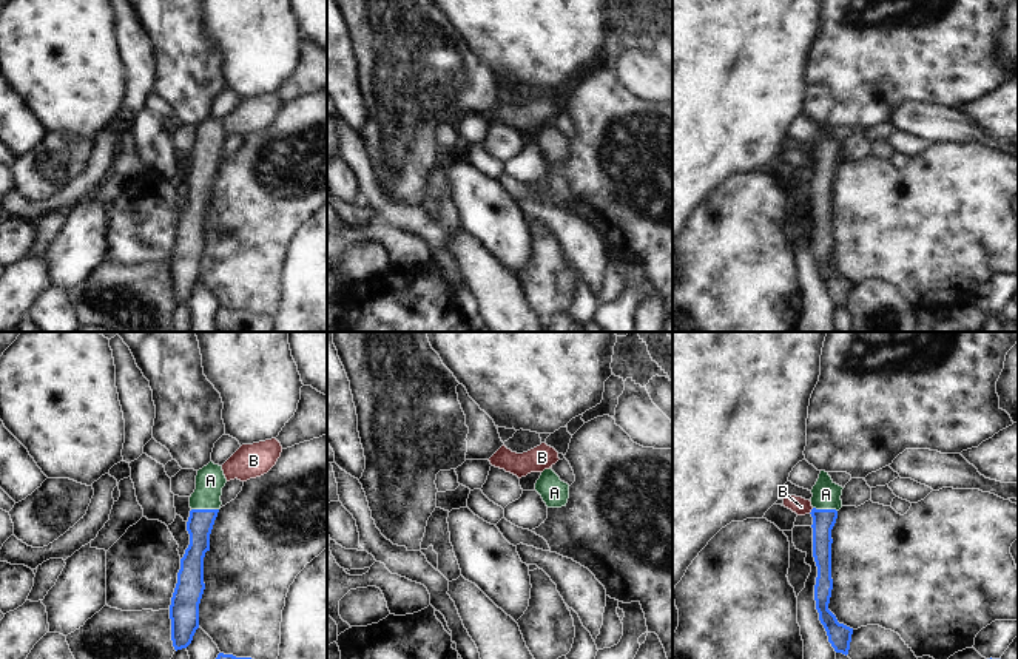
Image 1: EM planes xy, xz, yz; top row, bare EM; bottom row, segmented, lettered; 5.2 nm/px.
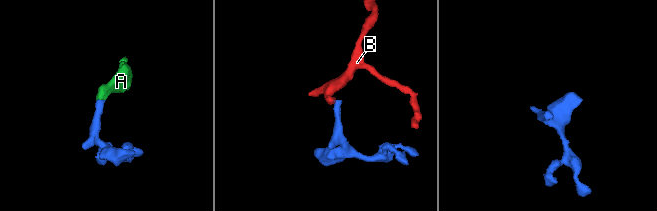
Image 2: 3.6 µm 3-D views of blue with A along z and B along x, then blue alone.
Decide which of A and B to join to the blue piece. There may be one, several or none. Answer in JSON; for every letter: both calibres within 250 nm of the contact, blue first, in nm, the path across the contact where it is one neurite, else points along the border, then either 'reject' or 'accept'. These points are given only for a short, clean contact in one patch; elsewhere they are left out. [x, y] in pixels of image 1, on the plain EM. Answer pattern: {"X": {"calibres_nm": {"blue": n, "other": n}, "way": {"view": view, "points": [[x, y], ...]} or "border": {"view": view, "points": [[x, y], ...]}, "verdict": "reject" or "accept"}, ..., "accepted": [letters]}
{"A": {"calibres_nm": {"blue": 140, "other": 150}, "verdict": "accept"}, "B": {"calibres_nm": {"blue": 120, "other": 90}, "border": {"view": "yz", "points": [[813, 162], [809, 167]]}, "verdict": "reject"}, "accepted": ["A"]}

